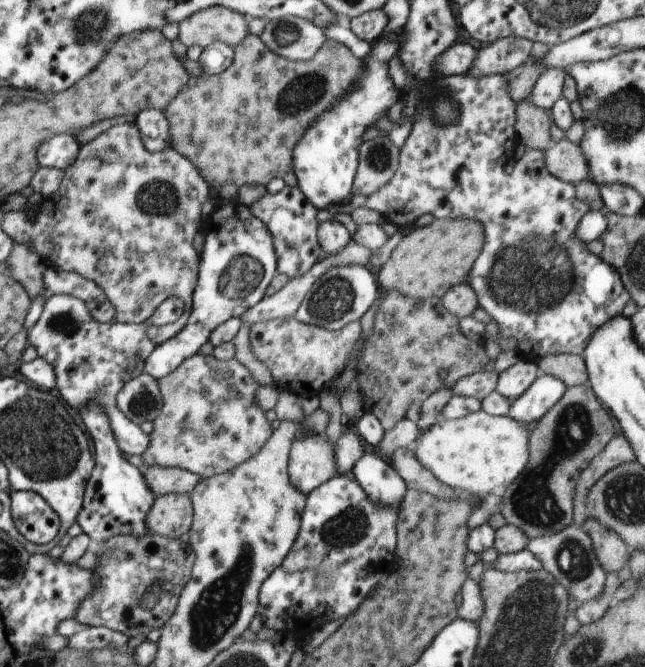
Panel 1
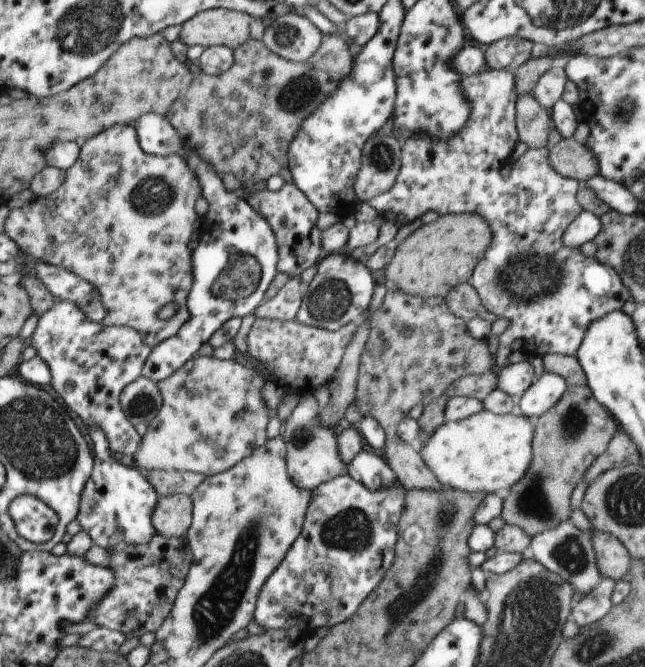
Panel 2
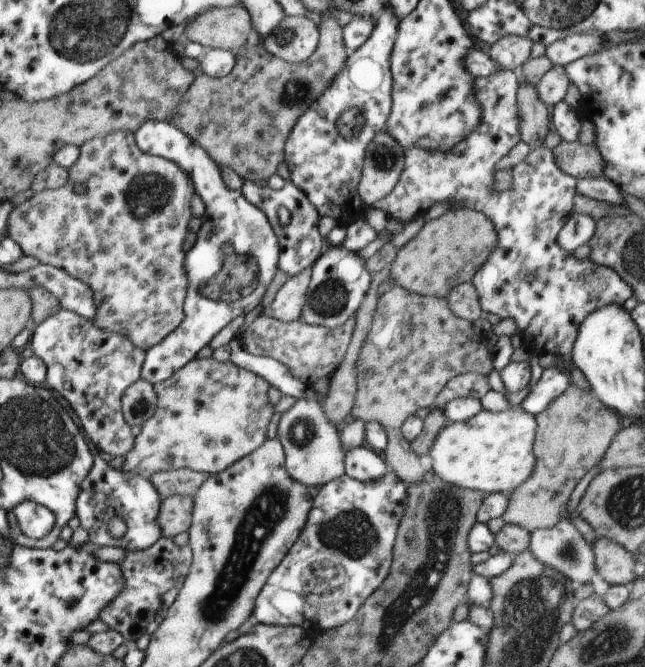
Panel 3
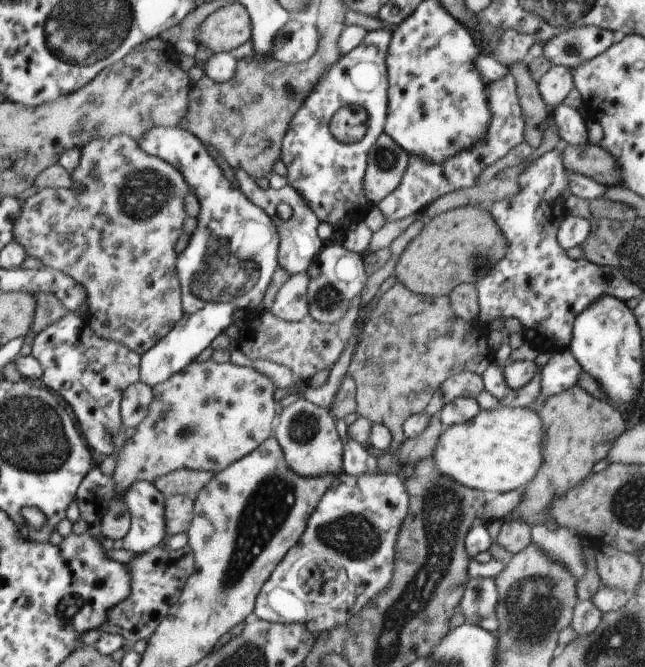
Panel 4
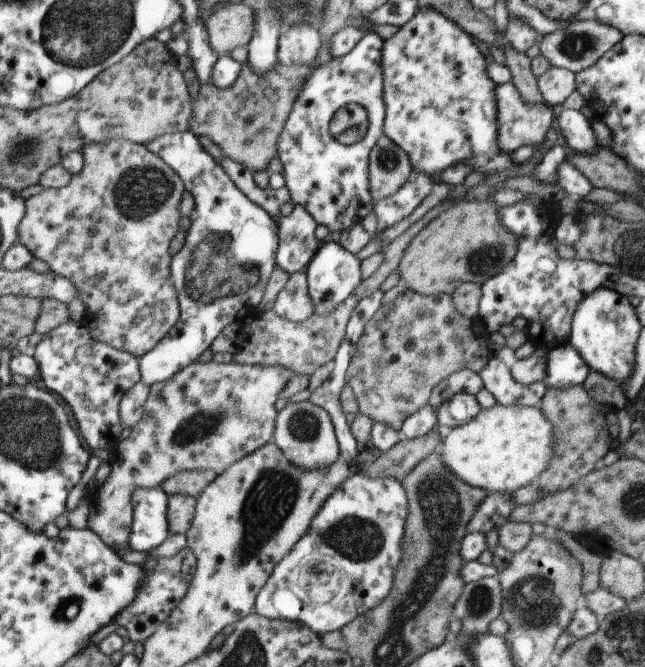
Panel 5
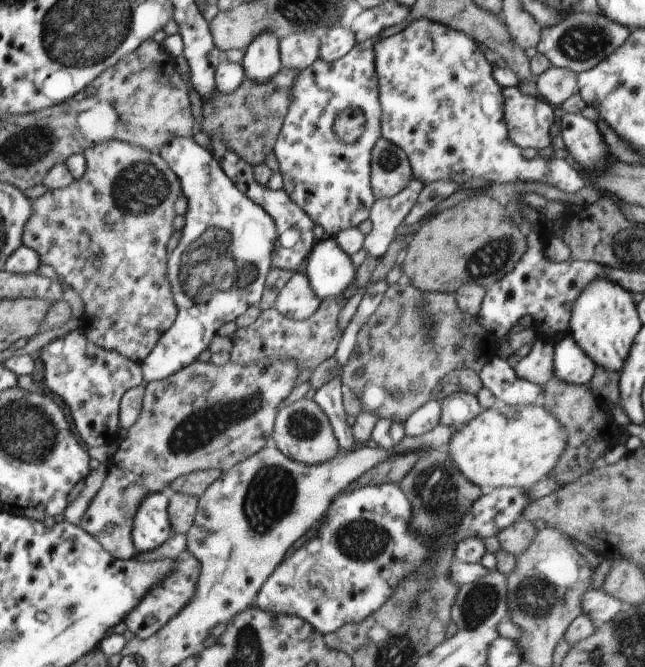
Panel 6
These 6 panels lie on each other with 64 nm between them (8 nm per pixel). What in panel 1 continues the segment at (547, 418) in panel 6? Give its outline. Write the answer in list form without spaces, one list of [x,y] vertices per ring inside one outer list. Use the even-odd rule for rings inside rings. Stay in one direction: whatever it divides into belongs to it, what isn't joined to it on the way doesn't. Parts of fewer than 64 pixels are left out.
[[[484,409],[474,414],[458,418],[458,420],[446,420],[441,418],[432,428],[420,433],[420,442],[416,446],[416,458],[424,468],[430,470],[440,482],[457,489],[459,492],[471,493],[484,498],[490,493],[501,493],[524,470],[530,450],[531,427],[522,422],[516,422],[514,418],[504,415],[490,415]]]

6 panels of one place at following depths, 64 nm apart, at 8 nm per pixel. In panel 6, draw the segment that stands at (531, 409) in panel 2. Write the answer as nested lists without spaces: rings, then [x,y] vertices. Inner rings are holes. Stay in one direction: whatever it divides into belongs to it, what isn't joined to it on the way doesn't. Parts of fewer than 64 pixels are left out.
[[[567,334],[555,345],[554,375],[562,382],[587,384],[592,380],[597,366],[590,356]]]

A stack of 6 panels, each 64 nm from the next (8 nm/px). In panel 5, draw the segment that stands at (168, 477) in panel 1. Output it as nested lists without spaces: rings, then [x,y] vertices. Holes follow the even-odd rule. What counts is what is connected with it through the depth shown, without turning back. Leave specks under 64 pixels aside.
[[[214,470],[188,471],[175,474],[159,486],[167,496],[171,495],[191,495],[195,499],[201,496],[206,486],[208,486],[218,474]]]

